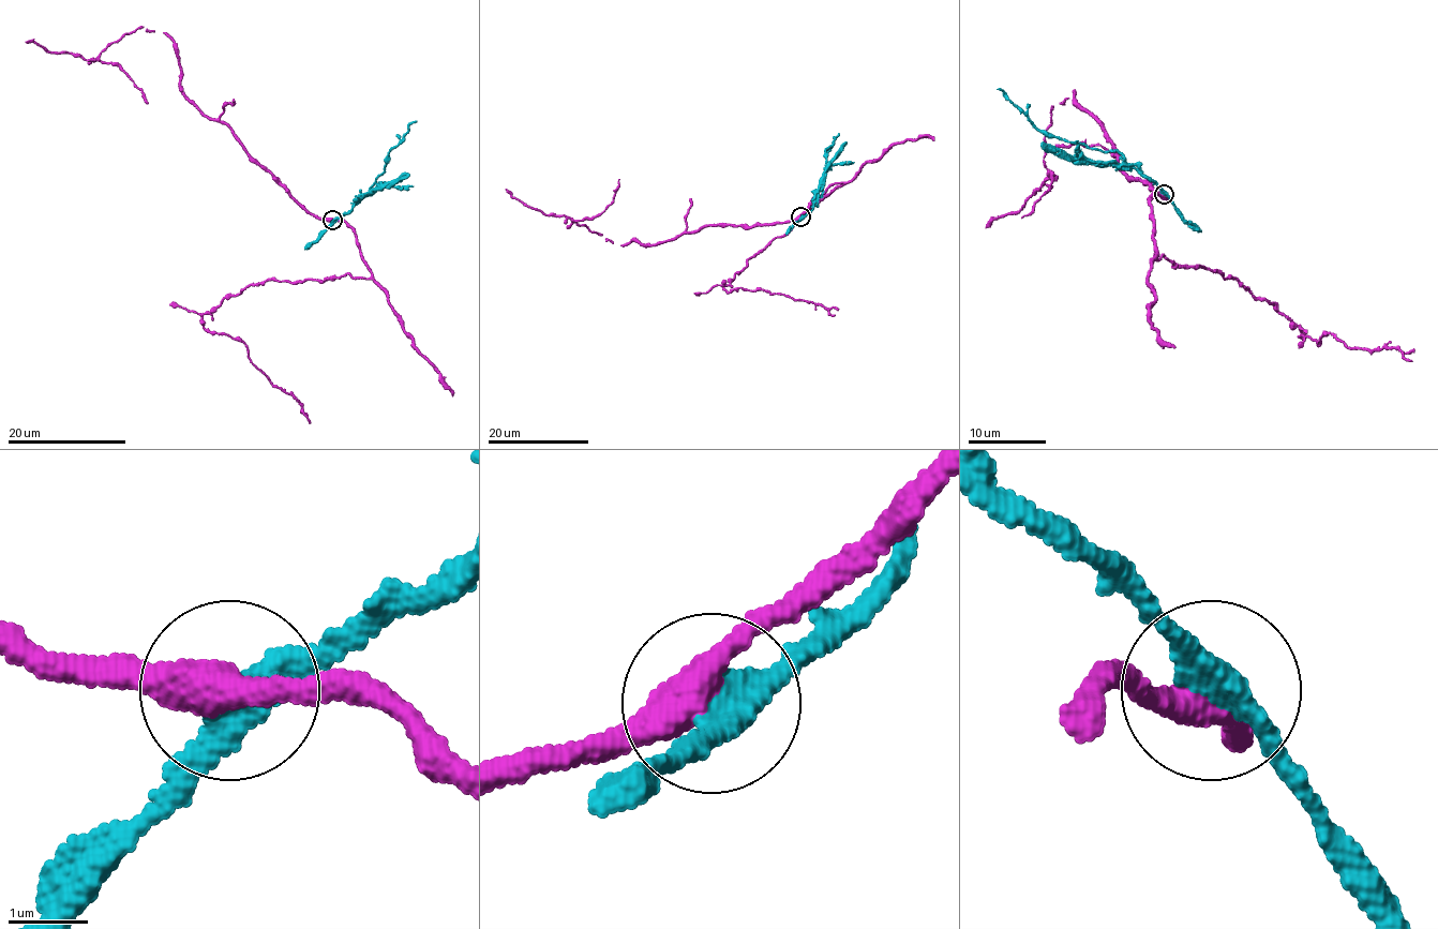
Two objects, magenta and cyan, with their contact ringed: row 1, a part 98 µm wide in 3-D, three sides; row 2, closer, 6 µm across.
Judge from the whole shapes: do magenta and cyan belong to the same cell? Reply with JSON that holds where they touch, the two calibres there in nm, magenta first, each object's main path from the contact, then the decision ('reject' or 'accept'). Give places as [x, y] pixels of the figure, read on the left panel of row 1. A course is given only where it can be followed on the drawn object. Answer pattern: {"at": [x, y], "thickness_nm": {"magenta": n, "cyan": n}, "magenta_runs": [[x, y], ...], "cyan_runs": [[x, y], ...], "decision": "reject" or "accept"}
{"at": [332, 220], "thickness_nm": {"magenta": 400, "cyan": 360}, "magenta_runs": [[333, 220], [351, 229], [368, 279], [265, 281], [201, 320], [242, 342], [310, 422]], "cyan_runs": [[333, 220], [348, 211], [371, 189], [385, 170], [389, 152], [416, 120]], "decision": "reject"}

